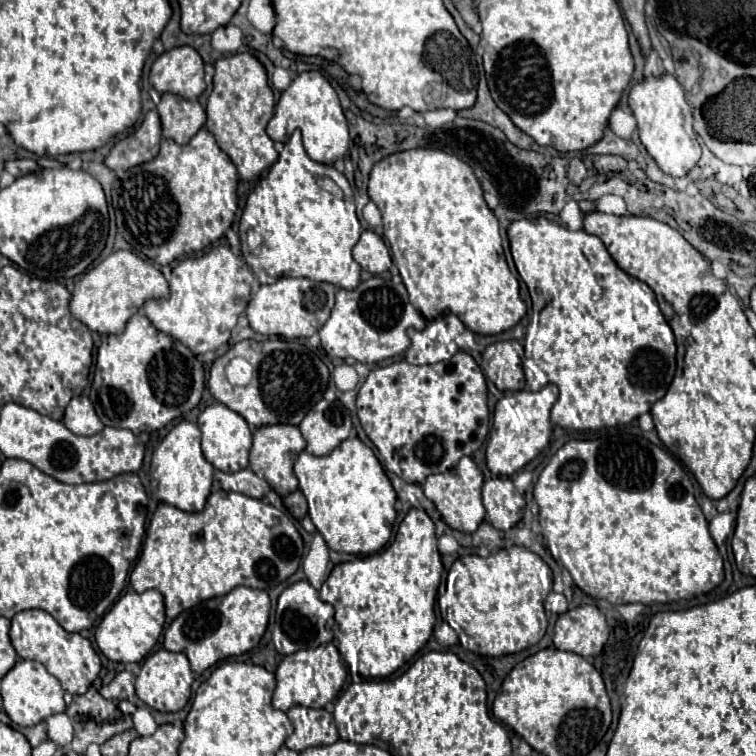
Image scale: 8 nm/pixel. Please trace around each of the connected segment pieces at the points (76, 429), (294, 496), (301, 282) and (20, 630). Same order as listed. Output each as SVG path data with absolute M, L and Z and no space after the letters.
M74 396L70 400L70 404L66 406L66 414L64 414L64 426L70 432L80 434L80 436L92 436L104 428L88 396Z
M300 490L288 494L288 496L284 498L284 506L286 506L286 510L288 510L296 520L302 520L302 518L308 514L308 504L306 504L306 498L304 498L304 494L302 494Z
M280 278L276 284L260 286L252 296L246 316L250 328L264 336L282 338L310 338L330 318L334 306L334 286L328 282L314 282L308 278Z
M24 610L12 618L10 628L12 646L24 660L36 660L46 666L46 670L58 678L62 688L70 694L86 694L90 684L100 674L100 656L92 648L90 640L82 638L80 634L66 632L48 612L44 610Z

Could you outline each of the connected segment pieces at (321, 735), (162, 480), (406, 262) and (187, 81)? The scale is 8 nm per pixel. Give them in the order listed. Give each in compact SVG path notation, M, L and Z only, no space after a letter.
M292 706L288 710L288 718L294 726L294 734L286 740L290 750L302 752L312 746L328 746L338 740L338 730L334 726L334 718L324 708L304 708Z
M194 422L176 424L168 436L158 444L152 456L150 466L150 492L158 502L176 506L184 512L200 512L204 510L206 498L212 486L214 466L202 456L200 450L200 430Z
M416 148L416 150L406 150L406 152L396 152L386 156L384 160L380 160L372 172L370 172L370 184L368 184L368 194L370 200L380 208L383 220L383 237L392 250L392 262L396 262L400 276L404 280L404 286L408 290L408 297L412 306L424 316L424 318L434 318L434 310L438 310L438 314L442 312L452 312L456 314L464 326L474 332L474 334L484 334L484 336L492 336L492 334L500 334L504 330L510 330L512 326L516 326L522 318L526 315L527 306L520 295L519 280L508 270L506 258L504 258L504 250L502 250L502 238L500 235L500 228L496 216L492 214L492 210L488 208L488 204L484 202L482 196L482 186L478 182L478 178L474 176L472 168L458 160L452 154L446 154L442 150L428 150L428 148Z
M178 46L156 58L150 70L150 82L156 92L176 94L196 100L204 90L204 62L192 46Z

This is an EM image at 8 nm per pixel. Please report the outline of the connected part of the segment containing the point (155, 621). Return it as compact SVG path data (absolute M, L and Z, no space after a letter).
M146 590L142 594L126 592L118 598L118 602L104 614L102 622L98 624L96 644L108 660L122 662L122 664L142 662L158 642L164 630L164 622L166 622L164 598L158 590Z

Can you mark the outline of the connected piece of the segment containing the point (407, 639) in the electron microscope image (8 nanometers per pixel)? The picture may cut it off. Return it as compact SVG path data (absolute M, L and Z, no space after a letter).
M412 508L406 514L394 536L394 542L380 554L362 556L352 562L342 562L334 566L328 580L320 588L320 598L332 604L336 610L334 618L340 630L337 648L345 658L351 673L359 674L362 678L387 678L428 642L436 620L434 604L440 574L442 574L442 560L436 548L434 522L422 508Z

